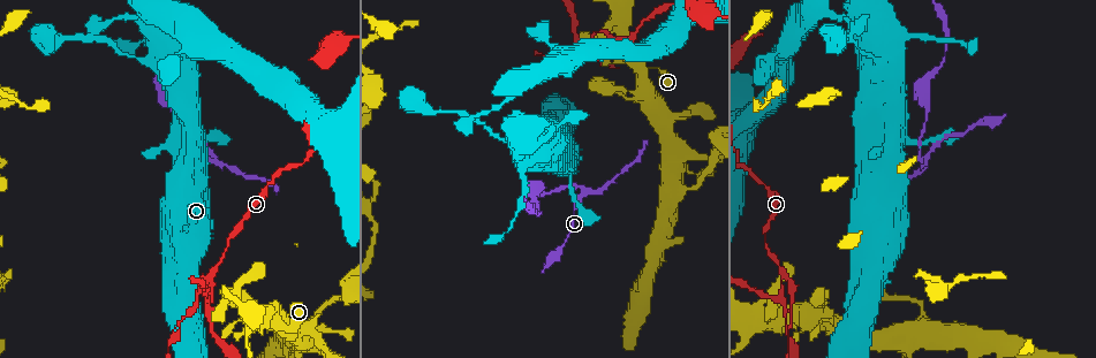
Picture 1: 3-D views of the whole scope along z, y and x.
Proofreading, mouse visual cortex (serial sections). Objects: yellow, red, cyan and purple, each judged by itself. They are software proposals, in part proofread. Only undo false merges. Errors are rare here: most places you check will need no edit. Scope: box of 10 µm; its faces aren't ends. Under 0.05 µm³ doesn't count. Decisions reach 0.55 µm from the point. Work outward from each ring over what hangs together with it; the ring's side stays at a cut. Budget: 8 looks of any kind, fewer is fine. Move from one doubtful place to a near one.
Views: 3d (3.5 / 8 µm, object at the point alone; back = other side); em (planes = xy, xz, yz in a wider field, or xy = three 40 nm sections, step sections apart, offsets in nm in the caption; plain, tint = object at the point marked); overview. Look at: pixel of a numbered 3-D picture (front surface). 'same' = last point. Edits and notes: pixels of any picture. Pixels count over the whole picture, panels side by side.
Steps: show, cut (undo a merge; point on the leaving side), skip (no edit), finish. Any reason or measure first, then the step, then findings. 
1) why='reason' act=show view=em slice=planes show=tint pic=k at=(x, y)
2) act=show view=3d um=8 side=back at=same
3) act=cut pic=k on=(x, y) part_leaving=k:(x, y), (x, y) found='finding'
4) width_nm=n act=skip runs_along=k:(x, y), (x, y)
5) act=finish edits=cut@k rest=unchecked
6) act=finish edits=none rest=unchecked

why='two arms in line, one across' act=show view=3d um=3.5 pic=1 at=(672, 119)

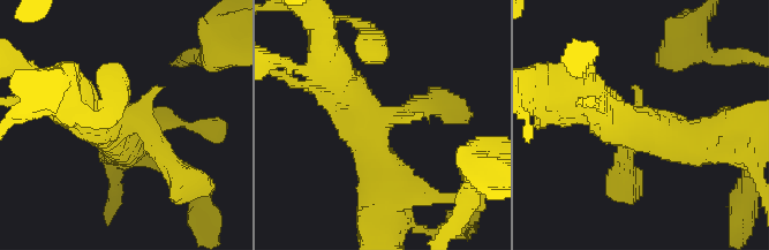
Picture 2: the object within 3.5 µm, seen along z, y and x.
act=show view=em slice=xy step=1 show=tint pic=2 at=(386, 120)

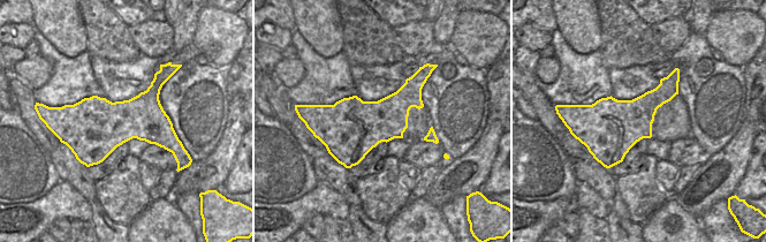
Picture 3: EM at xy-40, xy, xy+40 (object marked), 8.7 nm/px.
act=skip found='all the same cell'

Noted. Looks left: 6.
why='branch point' act=show view=3d um=3.5 pic=1 at=(214, 160)

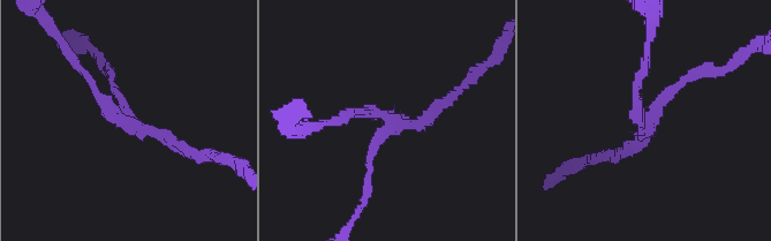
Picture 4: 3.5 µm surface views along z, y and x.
arms=3 arm_widths_nm=100,150,200 why='shape alone is not enough' act=show view=em slice=xy step=2 show=tint pic=4 at=(648, 118)

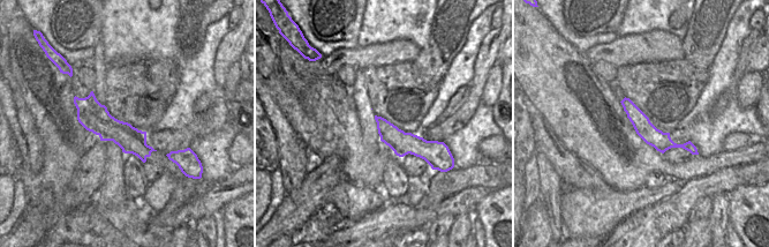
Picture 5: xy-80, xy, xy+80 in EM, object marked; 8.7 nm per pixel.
width_nm=200 act=cut pic=4 on=(95, 90) part_leaving=4:(130, 120), (110, 113), (60, 38) found='two cells meet here'

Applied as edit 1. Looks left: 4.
act=show view=overview

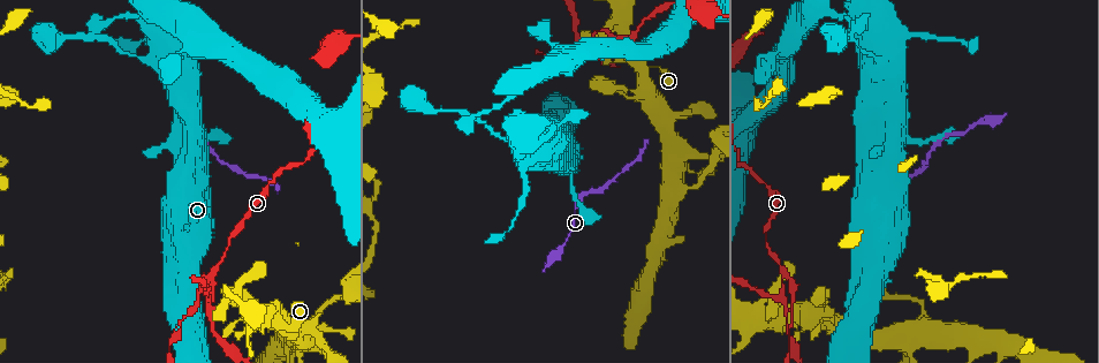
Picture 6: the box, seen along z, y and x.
why='sudden change in width' act=show view=3d um=8 pic=6 at=(877, 57)

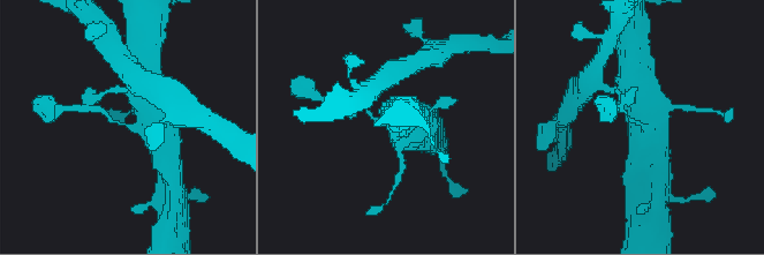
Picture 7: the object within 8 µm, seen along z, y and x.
arm_widths_nm=150,800 why='now the EM' act=show view=em slice=xy step=1 show=tint at=same

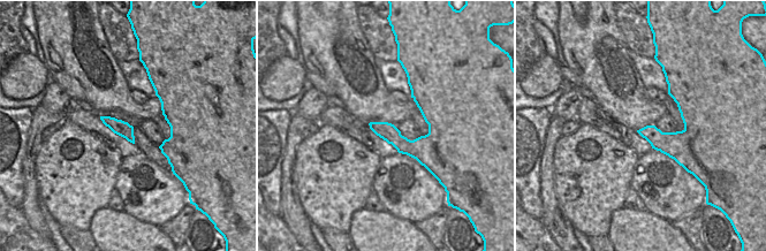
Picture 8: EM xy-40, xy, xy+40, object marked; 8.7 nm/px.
act=skip runs_along=7:(416, 129), (394, 130), (362, 107) found='all the same cell'

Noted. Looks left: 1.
act=finish edits=cut@4 rest=unchecked

